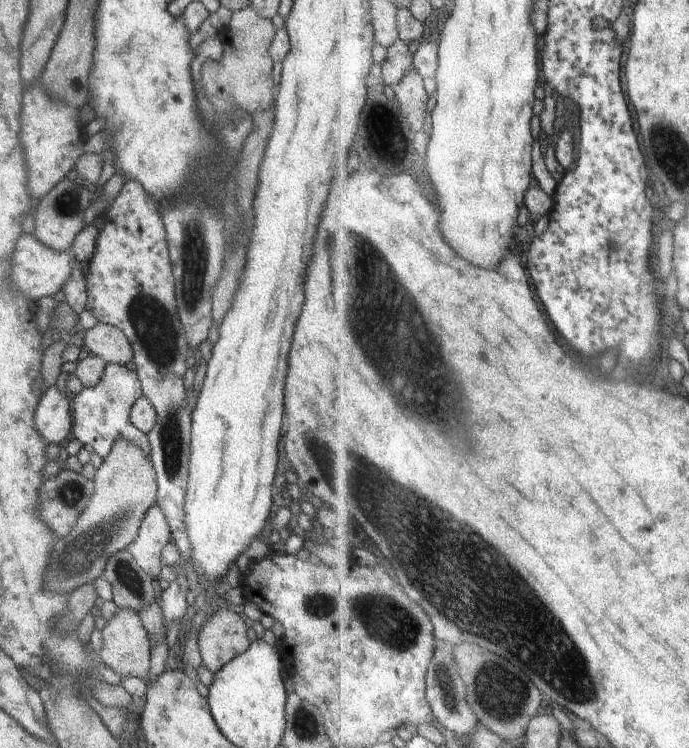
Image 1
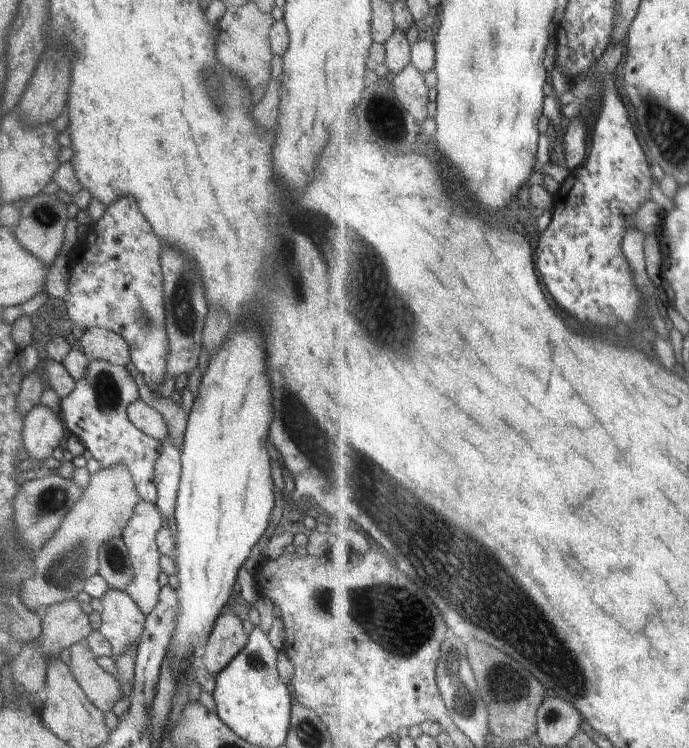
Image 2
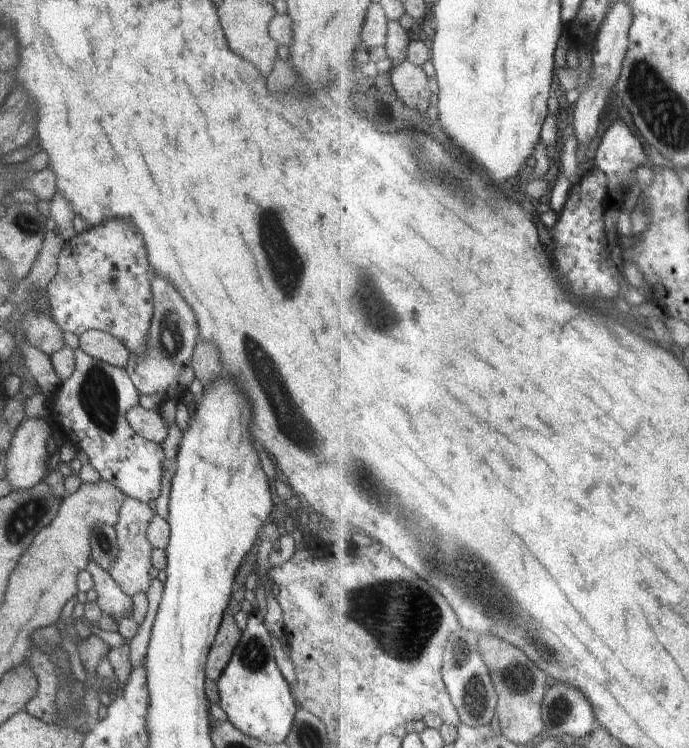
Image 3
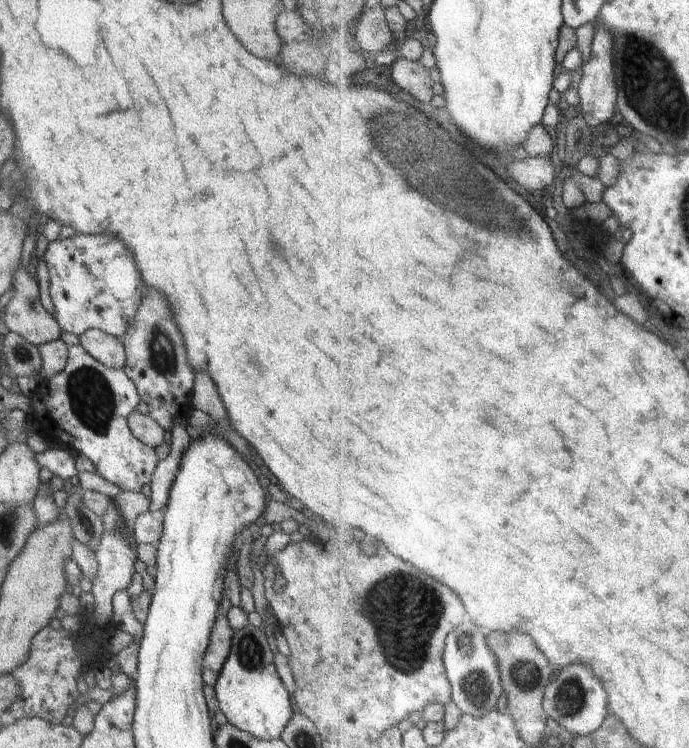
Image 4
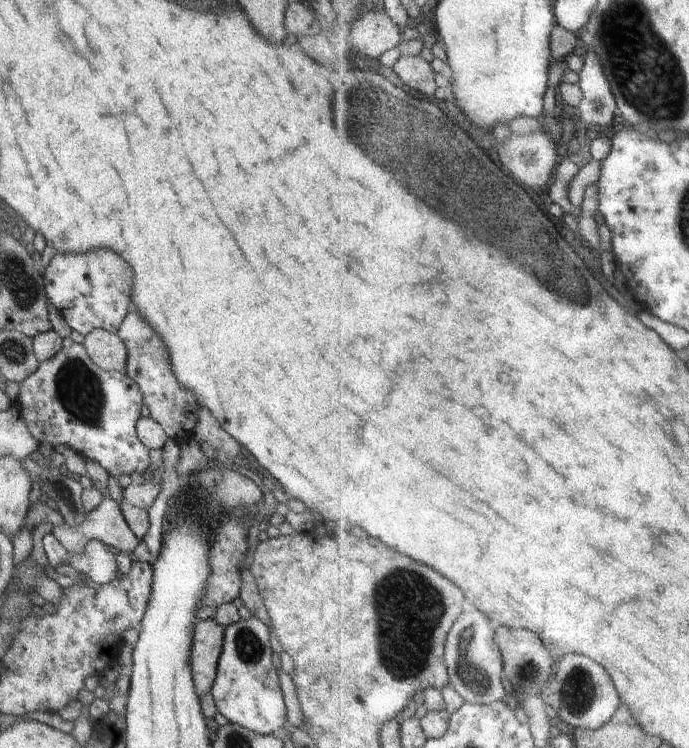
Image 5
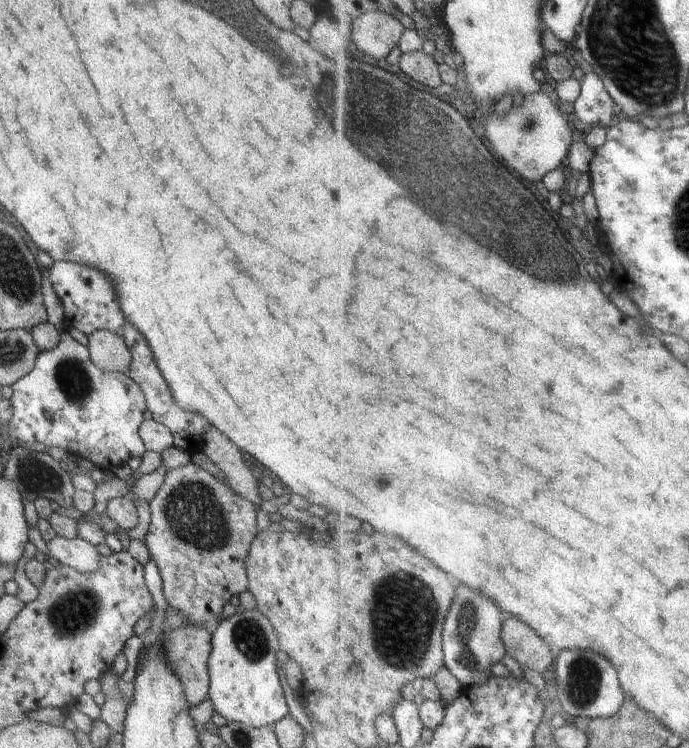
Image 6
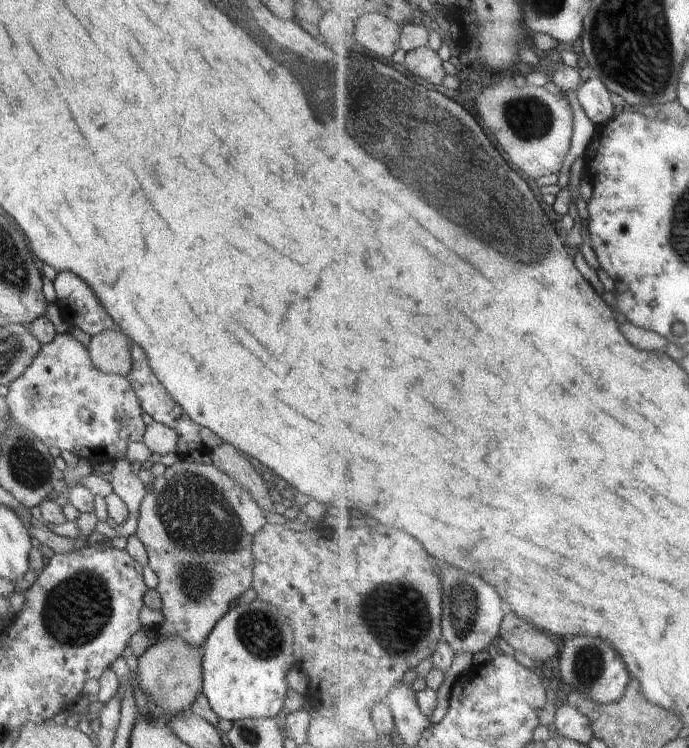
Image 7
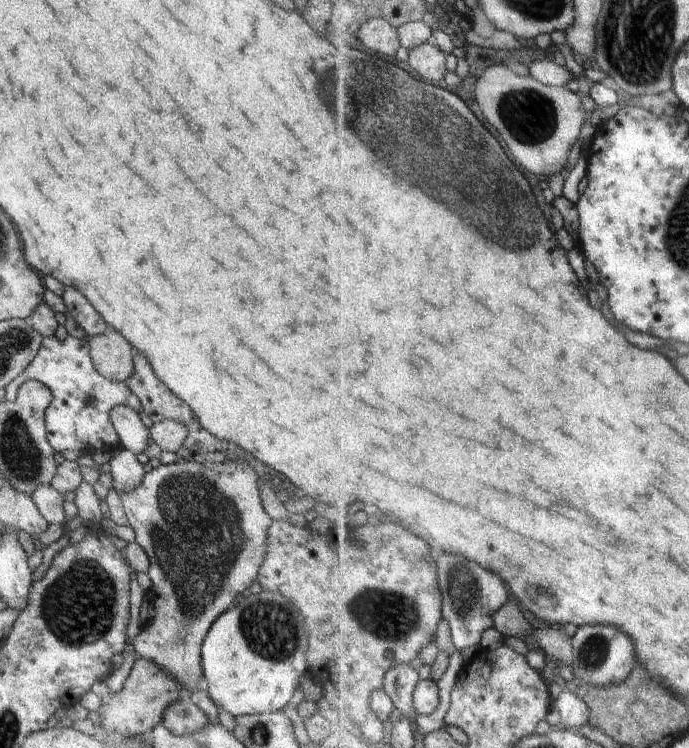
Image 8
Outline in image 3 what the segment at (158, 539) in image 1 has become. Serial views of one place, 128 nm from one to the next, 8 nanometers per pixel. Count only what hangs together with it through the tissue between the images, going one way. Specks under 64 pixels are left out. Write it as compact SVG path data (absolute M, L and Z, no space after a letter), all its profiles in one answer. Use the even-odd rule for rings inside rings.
M126 497L120 507L118 522L114 526L120 554L108 572L114 582L131 597L134 594L140 594L140 592L147 593L148 588L150 588L150 581L153 579L148 572L152 568L151 552L154 548L147 540L146 531L154 515L152 505L147 505L138 499Z

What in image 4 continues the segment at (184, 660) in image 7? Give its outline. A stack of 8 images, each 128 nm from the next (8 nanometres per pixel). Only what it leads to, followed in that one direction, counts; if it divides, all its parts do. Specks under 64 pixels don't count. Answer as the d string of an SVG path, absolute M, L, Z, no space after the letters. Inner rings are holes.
M226 614L218 616L211 632L209 647L203 658L202 676L204 684L213 687L220 676L222 667L230 654L235 630L230 627Z

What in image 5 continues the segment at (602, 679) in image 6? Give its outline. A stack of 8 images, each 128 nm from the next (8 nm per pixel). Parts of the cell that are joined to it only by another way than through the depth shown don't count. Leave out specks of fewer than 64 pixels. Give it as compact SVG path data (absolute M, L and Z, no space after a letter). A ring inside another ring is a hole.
M570 654L566 656L566 660L559 660L555 679L551 681L551 687L544 692L544 698L558 716L576 730L597 731L605 727L612 722L622 706L621 696L614 686L610 672L596 660L578 654Z

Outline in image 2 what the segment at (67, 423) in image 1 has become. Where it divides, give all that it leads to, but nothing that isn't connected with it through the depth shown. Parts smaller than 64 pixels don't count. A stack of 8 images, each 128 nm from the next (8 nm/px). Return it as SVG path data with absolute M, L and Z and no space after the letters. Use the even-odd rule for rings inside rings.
M40 404L25 414L22 438L30 458L48 458L62 444L62 440L66 440L66 430L62 422L60 414Z

